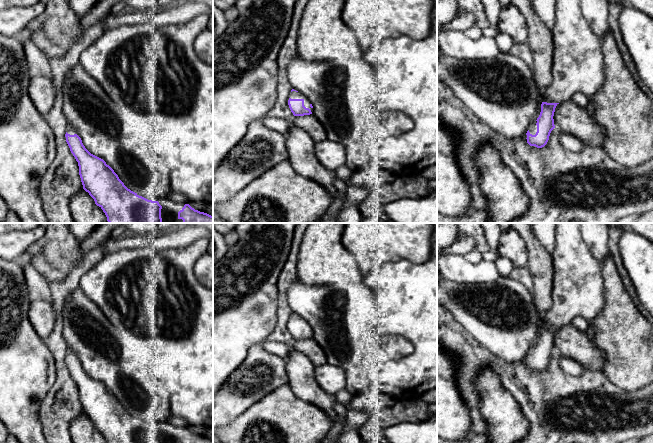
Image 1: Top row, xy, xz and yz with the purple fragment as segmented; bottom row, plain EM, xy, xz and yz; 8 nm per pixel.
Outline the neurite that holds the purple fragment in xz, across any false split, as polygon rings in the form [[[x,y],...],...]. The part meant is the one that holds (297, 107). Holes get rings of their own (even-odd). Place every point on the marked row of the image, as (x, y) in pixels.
[[[294,89],[289,94],[288,105],[294,116],[310,115],[313,112],[313,106],[310,101]]]

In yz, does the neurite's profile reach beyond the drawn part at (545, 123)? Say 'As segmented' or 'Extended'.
Extended

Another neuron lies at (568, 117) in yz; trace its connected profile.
[[[572,99],[557,104],[553,119],[555,128],[577,137],[584,146],[602,148],[606,135],[604,129]]]

